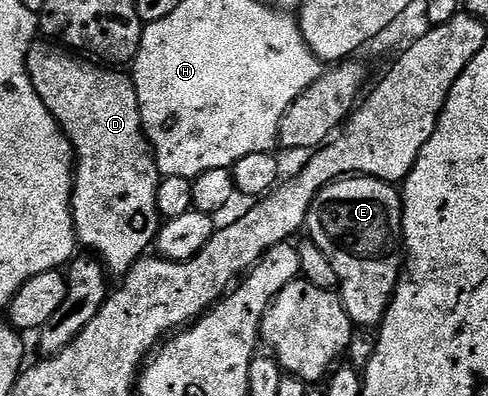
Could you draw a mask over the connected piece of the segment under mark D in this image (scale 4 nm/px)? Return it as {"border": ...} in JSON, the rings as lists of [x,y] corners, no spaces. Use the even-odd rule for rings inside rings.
{"border":[[[37,42],[32,45],[28,51],[28,73],[34,82],[34,90],[38,90],[38,98],[46,102],[52,117],[60,124],[60,129],[68,135],[68,140],[72,144],[74,160],[74,179],[72,181],[72,224],[76,227],[76,238],[81,245],[89,248],[89,253],[99,256],[104,266],[117,276],[127,275],[129,269],[133,267],[137,260],[141,259],[147,250],[151,249],[156,242],[156,233],[160,231],[162,217],[156,208],[156,191],[160,189],[161,175],[160,169],[156,166],[156,157],[152,155],[152,146],[148,142],[148,136],[144,133],[144,123],[142,114],[138,106],[138,94],[136,93],[136,84],[132,81],[131,75],[127,71],[117,70],[112,66],[101,66],[88,58],[81,58],[63,47],[57,46],[52,42]]]}

